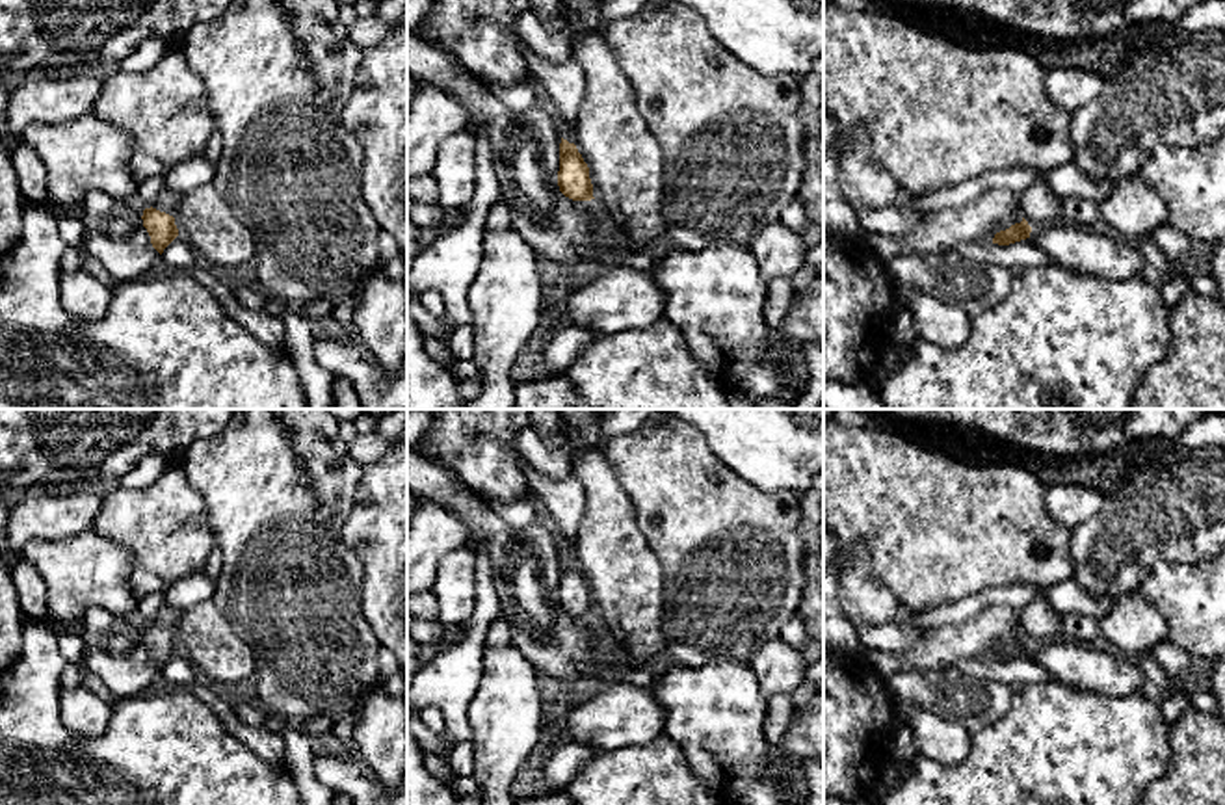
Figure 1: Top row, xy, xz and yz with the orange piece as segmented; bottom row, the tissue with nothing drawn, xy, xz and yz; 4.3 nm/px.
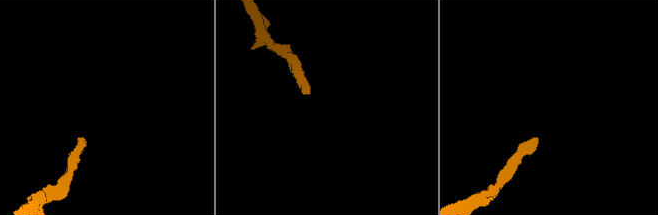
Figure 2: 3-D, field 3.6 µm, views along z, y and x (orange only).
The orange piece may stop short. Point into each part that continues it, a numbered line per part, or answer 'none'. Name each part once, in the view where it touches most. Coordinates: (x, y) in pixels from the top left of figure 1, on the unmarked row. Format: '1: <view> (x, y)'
1: xy (168, 618)

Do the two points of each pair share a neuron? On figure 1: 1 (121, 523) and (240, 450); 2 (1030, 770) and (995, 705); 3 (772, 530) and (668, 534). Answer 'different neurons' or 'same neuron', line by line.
1: different neurons
2: different neurons
3: same neuron

